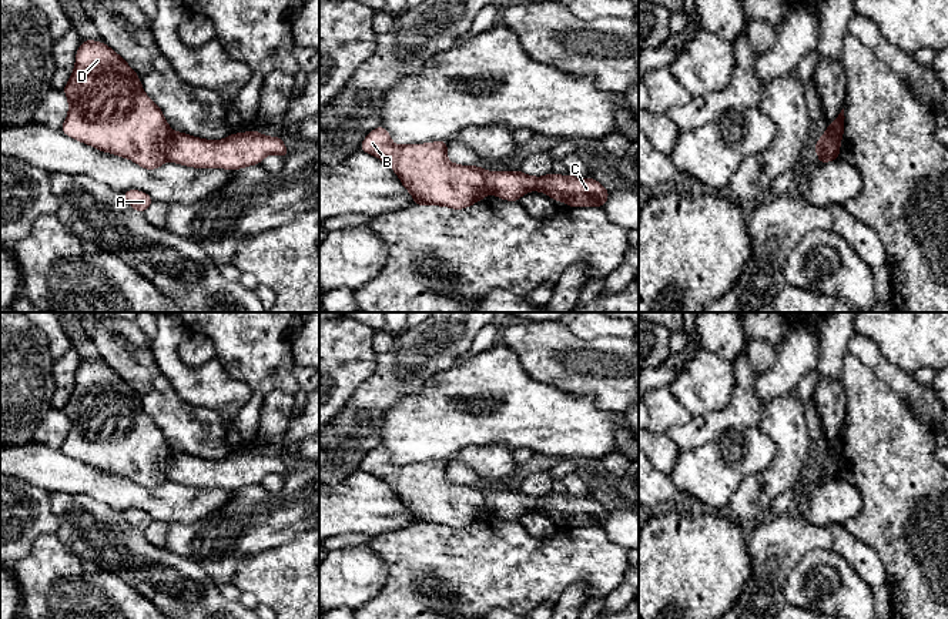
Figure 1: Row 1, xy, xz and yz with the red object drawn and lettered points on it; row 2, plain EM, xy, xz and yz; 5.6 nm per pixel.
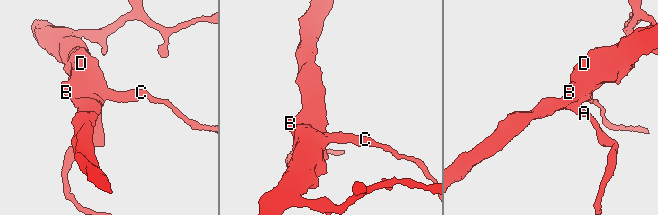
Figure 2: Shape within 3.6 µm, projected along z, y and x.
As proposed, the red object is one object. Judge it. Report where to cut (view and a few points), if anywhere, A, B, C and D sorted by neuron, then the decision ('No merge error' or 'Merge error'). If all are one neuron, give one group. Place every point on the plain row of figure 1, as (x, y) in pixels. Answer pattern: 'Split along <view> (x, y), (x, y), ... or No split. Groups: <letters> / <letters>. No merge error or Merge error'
Split along xy (171, 451), (167, 459), (167, 478). Groups: A B D / C. Merge error

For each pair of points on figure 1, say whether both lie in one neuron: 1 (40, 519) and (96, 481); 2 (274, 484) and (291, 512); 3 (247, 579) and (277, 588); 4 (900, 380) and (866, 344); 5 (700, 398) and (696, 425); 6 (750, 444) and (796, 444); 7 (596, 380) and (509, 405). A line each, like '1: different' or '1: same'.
1: different
2: different
3: same
4: same
5: different
6: different
7: different

